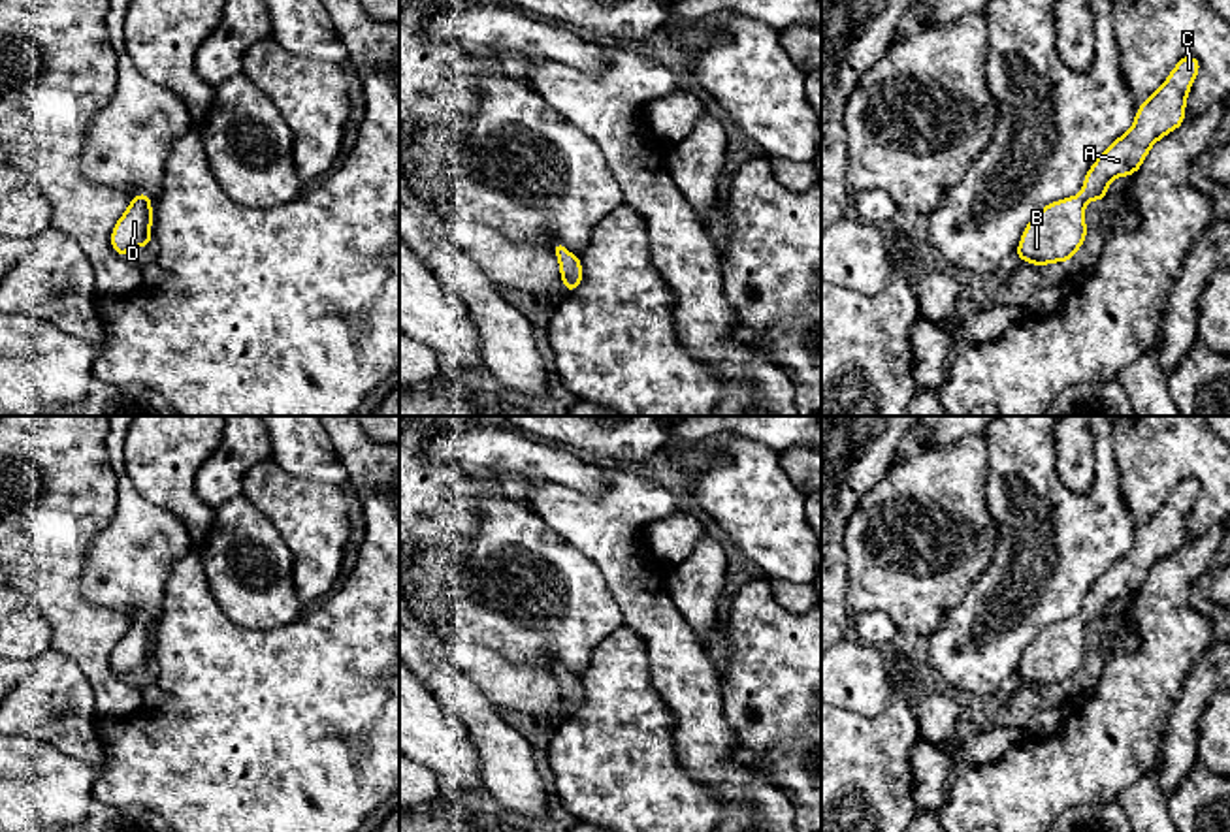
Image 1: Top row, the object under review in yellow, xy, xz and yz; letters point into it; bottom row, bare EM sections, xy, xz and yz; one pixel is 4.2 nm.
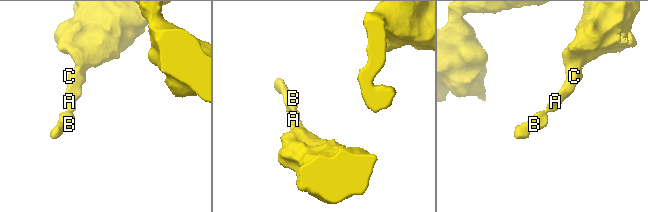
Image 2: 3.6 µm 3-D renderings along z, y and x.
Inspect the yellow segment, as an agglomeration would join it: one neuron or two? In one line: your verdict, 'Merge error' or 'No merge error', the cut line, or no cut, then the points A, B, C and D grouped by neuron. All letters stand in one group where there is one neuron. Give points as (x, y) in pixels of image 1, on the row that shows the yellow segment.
No merge error. No split. Groups: A B C D

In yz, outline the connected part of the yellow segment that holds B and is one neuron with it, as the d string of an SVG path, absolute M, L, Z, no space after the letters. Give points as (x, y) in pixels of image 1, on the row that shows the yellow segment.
M1183 56L1168 79L1155 90L1155 94L1138 105L1132 128L1115 139L1087 171L1079 196L1070 196L1060 201L1045 205L1025 228L1015 256L1034 265L1047 265L1051 262L1066 264L1083 245L1087 237L1085 203L1091 200L1102 201L1113 179L1134 175L1143 164L1149 149L1166 134L1173 132L1185 122L1187 94L1200 72L1196 56Z

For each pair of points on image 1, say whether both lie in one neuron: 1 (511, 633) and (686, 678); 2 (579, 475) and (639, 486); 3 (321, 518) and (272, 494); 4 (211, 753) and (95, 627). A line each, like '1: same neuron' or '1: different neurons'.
1: different neurons
2: different neurons
3: same neuron
4: different neurons

